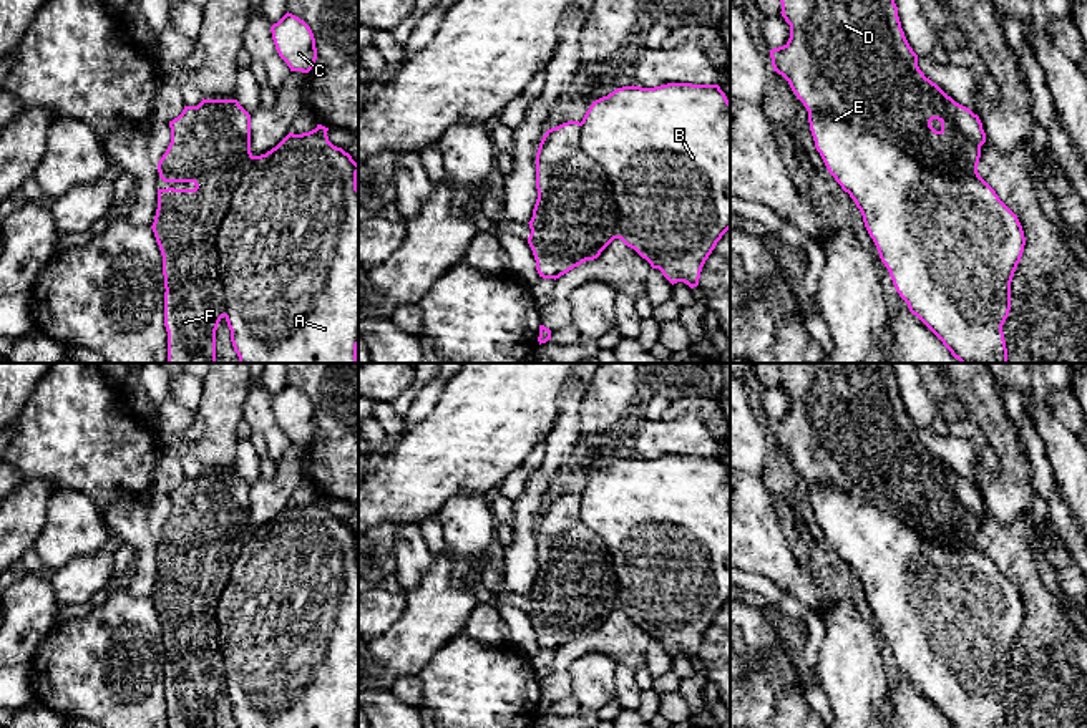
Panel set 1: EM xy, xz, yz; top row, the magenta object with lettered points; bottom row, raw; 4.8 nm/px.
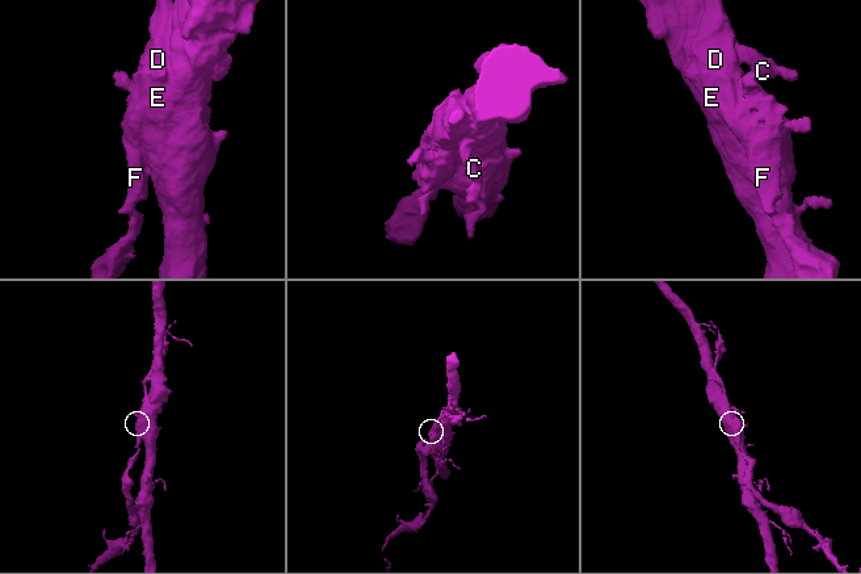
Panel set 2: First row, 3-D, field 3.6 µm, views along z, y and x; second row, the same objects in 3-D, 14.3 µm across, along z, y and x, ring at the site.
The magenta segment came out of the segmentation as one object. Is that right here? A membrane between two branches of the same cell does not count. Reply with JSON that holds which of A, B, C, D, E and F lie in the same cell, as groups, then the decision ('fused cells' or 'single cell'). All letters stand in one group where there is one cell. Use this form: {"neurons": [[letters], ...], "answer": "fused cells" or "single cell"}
{"neurons": [["A", "B", "C", "E"], ["D", "F"]], "answer": "fused cells"}

